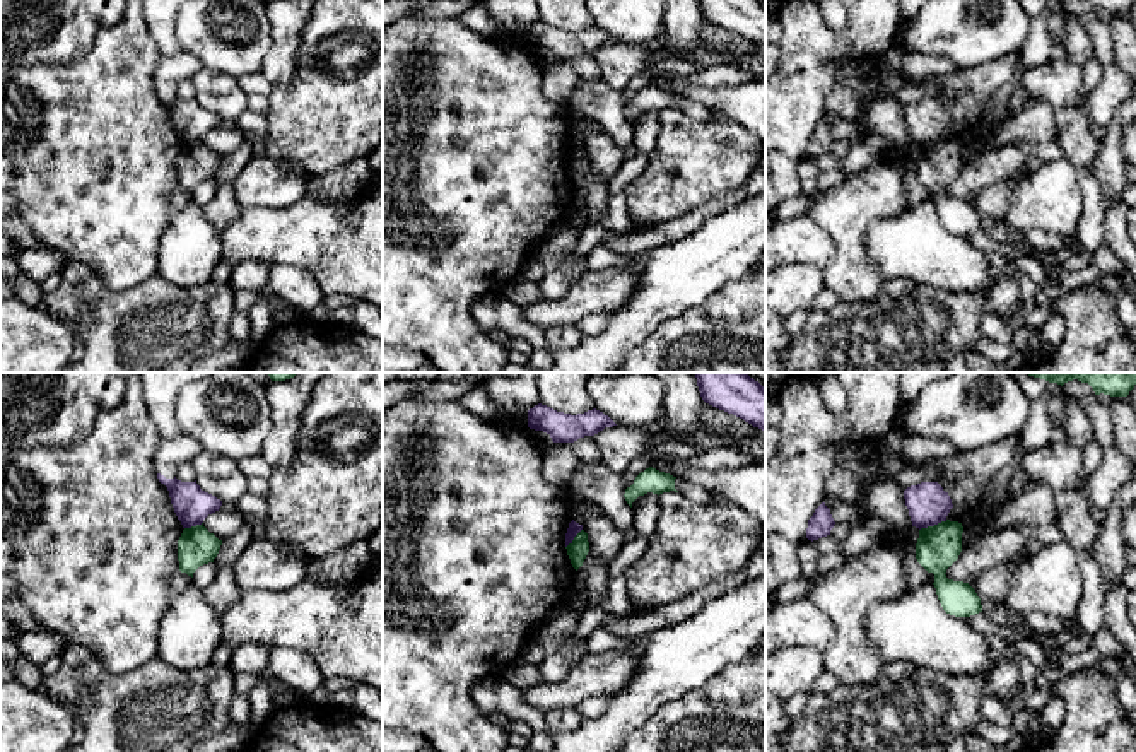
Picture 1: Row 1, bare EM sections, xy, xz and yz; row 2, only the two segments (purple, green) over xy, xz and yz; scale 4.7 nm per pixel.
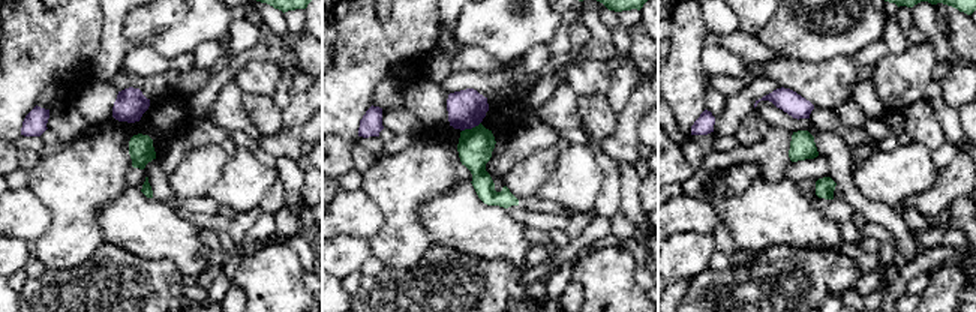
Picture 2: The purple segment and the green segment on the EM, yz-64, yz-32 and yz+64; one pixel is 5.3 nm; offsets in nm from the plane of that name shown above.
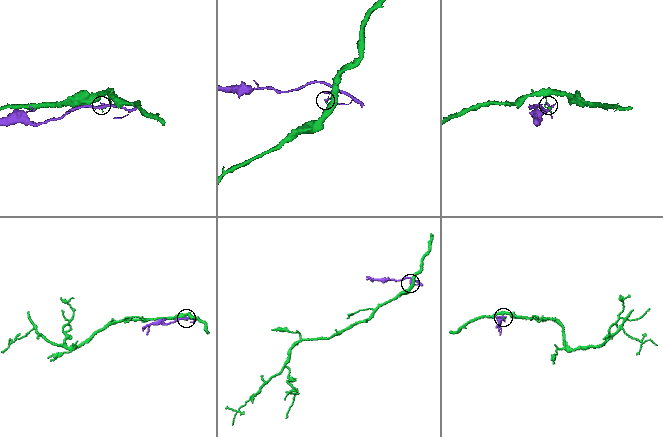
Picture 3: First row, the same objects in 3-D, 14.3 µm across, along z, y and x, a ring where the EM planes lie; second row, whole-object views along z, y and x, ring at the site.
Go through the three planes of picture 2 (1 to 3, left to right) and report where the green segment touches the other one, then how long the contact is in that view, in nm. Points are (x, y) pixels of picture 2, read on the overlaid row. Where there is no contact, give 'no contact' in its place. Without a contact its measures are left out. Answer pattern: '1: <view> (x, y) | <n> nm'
1: no contact
2: yz-32 (471, 128) | 120 nm
3: no contact

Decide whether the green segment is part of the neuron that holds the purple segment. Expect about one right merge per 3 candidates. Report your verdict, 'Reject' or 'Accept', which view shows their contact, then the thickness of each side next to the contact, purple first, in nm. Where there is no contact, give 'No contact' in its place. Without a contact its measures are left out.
Reject. Touches purple in yz. Thickness 200 nm (purple) against 200 nm

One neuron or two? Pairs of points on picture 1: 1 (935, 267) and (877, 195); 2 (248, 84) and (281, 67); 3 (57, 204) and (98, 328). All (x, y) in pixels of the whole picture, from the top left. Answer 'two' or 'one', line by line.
1: two
2: two
3: two

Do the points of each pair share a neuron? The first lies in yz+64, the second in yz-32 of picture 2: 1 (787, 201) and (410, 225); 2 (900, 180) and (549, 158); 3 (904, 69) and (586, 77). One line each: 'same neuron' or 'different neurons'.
1: different neurons
2: different neurons
3: same neuron

